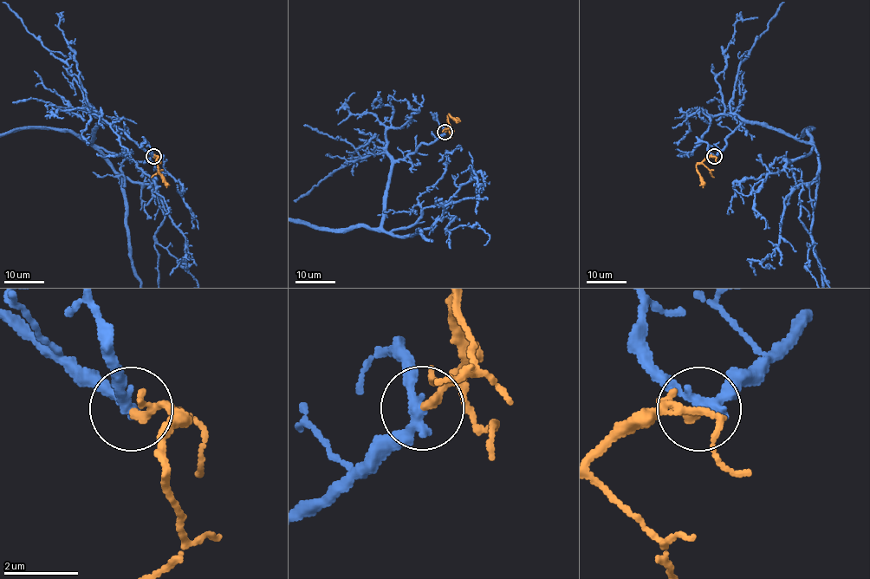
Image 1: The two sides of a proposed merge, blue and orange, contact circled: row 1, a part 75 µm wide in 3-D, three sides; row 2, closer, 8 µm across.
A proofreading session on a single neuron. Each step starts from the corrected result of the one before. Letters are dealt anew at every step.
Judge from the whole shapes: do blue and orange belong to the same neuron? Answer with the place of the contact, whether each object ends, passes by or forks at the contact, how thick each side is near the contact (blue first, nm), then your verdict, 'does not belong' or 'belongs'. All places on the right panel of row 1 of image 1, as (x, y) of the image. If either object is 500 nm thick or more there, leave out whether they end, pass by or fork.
place (714, 156); blue passes by; orange passes by; calibres 280 and 170 nm; belongs

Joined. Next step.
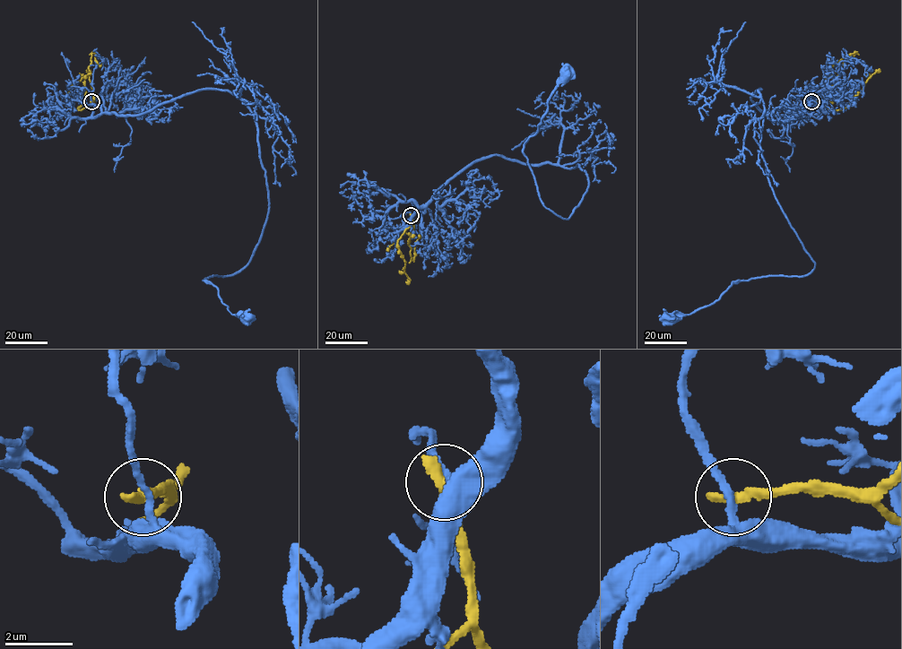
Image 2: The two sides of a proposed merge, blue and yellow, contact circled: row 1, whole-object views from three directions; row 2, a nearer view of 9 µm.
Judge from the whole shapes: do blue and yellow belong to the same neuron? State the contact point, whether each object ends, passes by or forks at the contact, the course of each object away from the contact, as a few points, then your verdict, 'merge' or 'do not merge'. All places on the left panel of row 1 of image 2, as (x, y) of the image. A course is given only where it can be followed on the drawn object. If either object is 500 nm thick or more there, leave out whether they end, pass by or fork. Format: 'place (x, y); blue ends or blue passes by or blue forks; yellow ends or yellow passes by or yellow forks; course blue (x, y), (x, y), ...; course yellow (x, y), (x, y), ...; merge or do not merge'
place (91, 101); blue passes by; yellow ends; course blue (91, 101), (92, 116), (140, 115), (215, 88), (248, 108), (268, 213), (250, 260), (203, 281), (245, 319); course yellow (91, 101), (93, 90), (89, 66), (91, 54), (95, 54), (95, 60), (100, 66); do not merge

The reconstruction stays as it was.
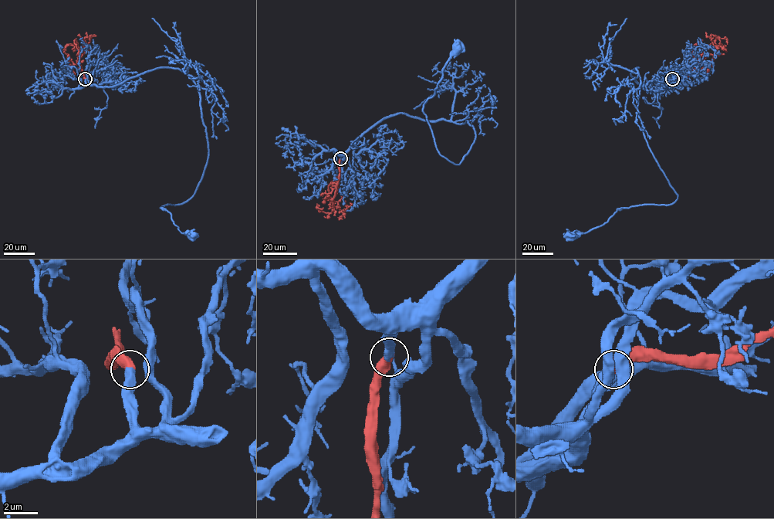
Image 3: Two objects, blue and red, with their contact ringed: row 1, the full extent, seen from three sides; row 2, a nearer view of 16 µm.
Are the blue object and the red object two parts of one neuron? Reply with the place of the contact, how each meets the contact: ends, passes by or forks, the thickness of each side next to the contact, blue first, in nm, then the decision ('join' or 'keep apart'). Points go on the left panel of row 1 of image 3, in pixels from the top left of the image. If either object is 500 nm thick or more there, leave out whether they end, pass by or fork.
place (85, 79); calibres 400 and 650 nm; join

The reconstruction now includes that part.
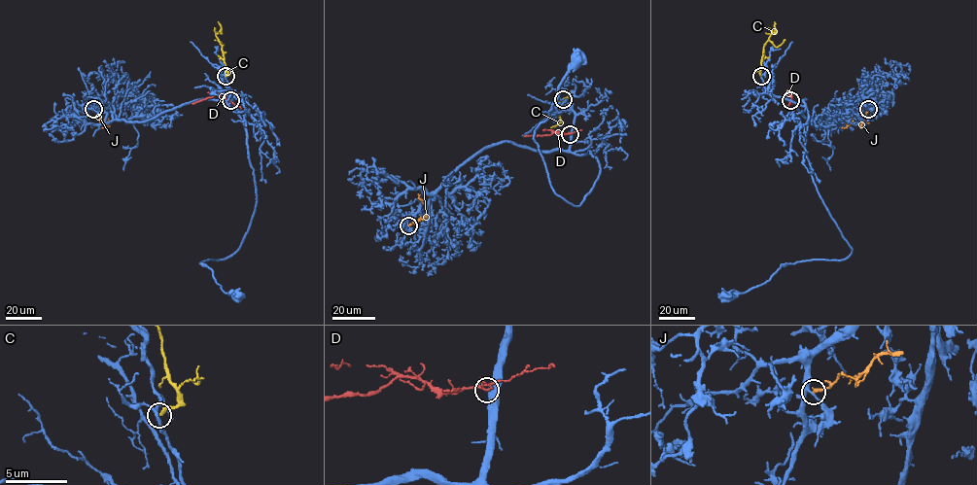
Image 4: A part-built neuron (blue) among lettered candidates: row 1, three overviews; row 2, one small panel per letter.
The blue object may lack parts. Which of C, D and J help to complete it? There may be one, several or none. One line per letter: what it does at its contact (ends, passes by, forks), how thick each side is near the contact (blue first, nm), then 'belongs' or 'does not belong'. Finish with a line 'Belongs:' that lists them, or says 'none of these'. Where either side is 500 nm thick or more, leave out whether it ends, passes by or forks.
C: it ends; calibres 220 and 280 nm; does not belong
D: calibres 500 and 130 nm; belongs
J: it ends; calibres 260 and 220 nm; does not belong
Belongs: D

